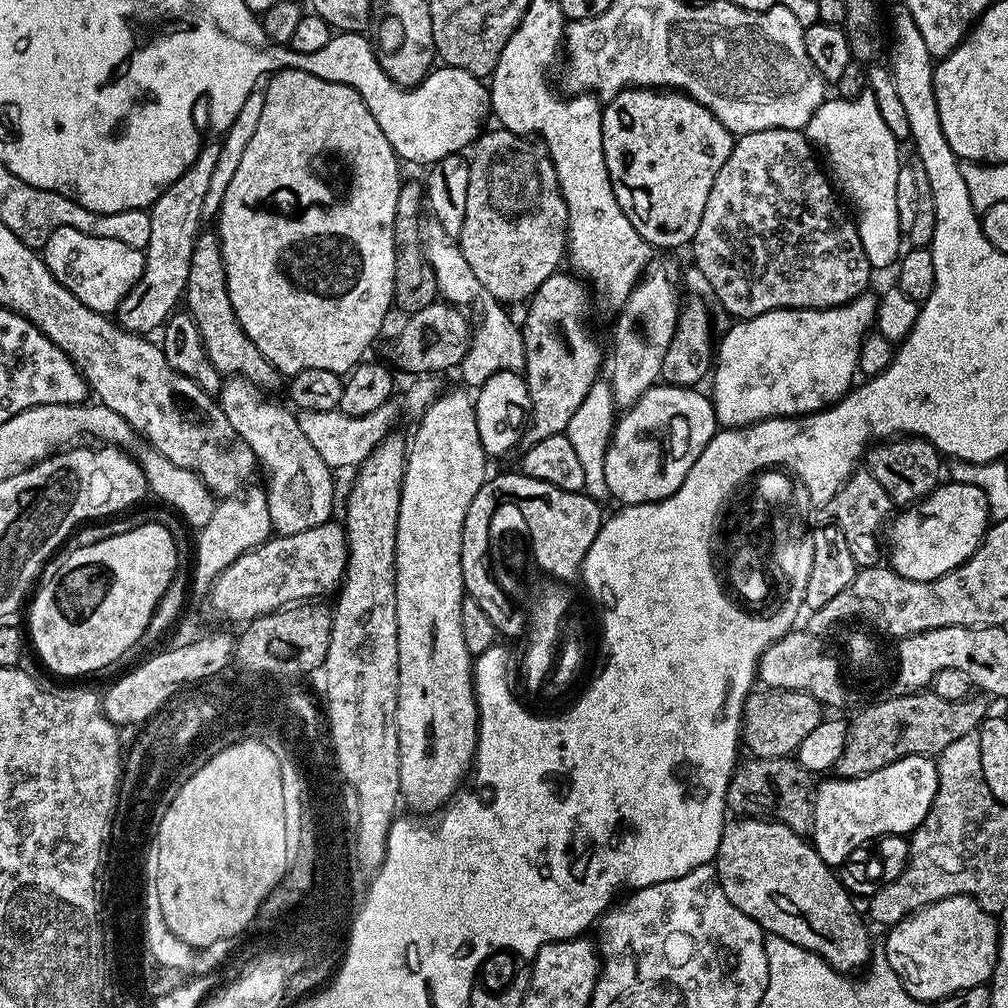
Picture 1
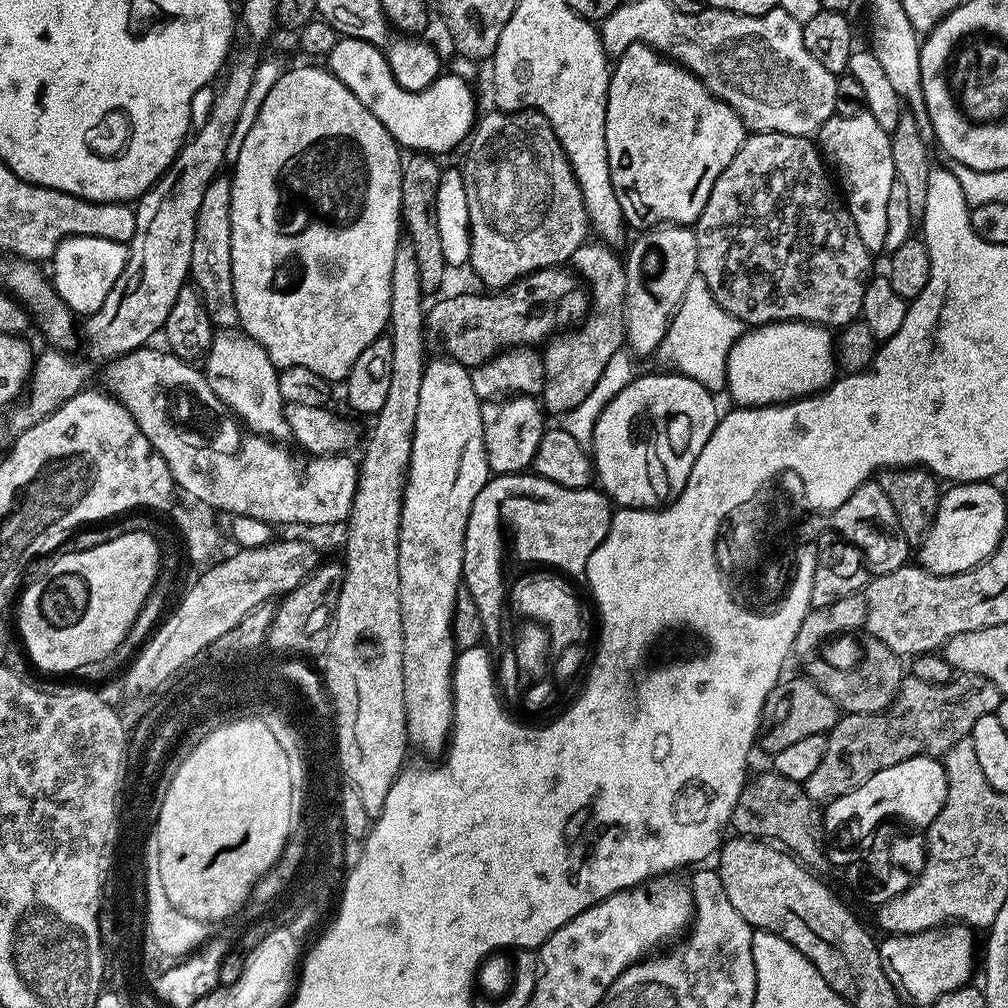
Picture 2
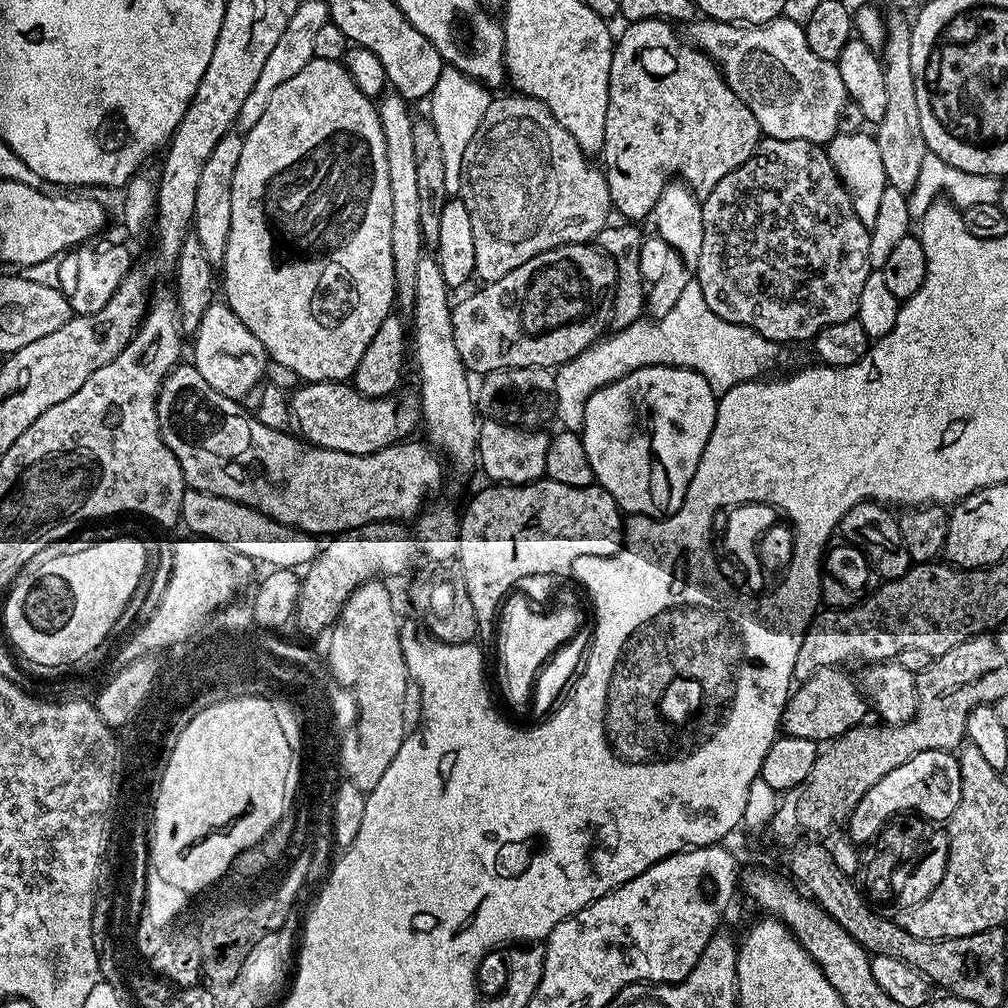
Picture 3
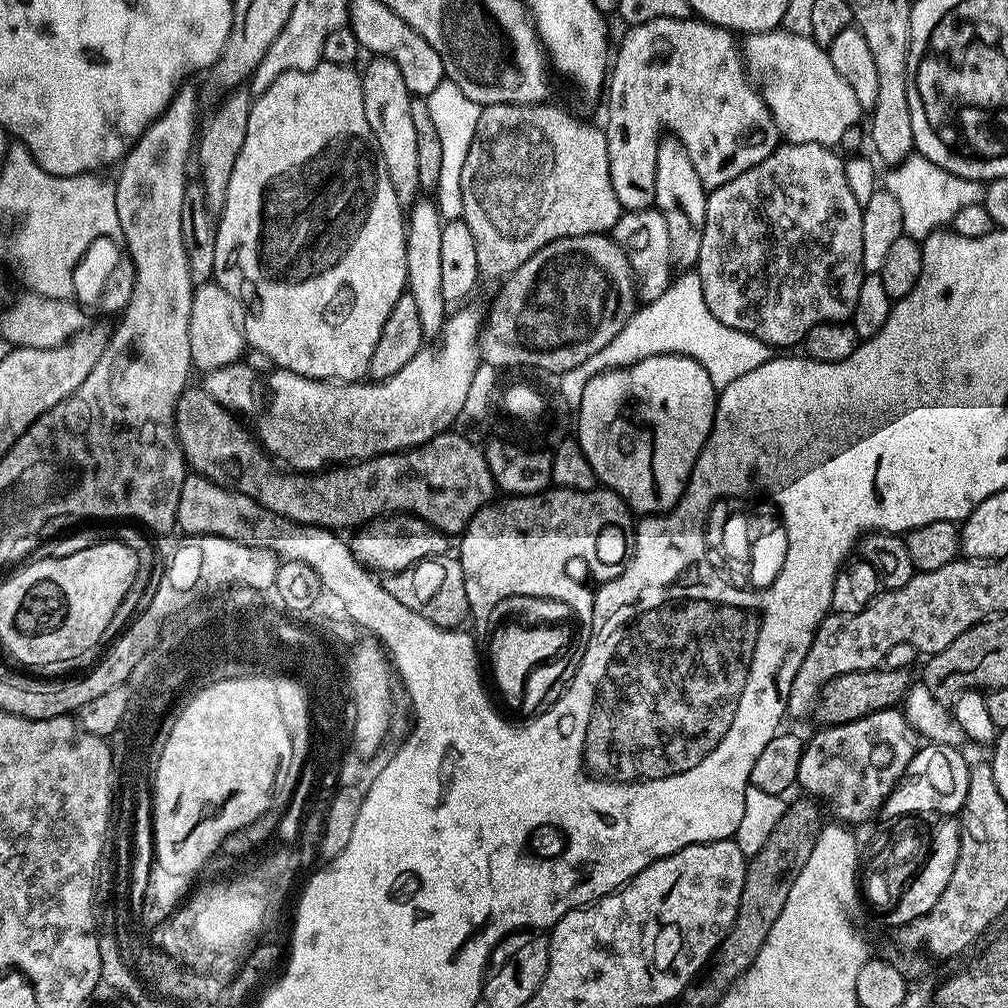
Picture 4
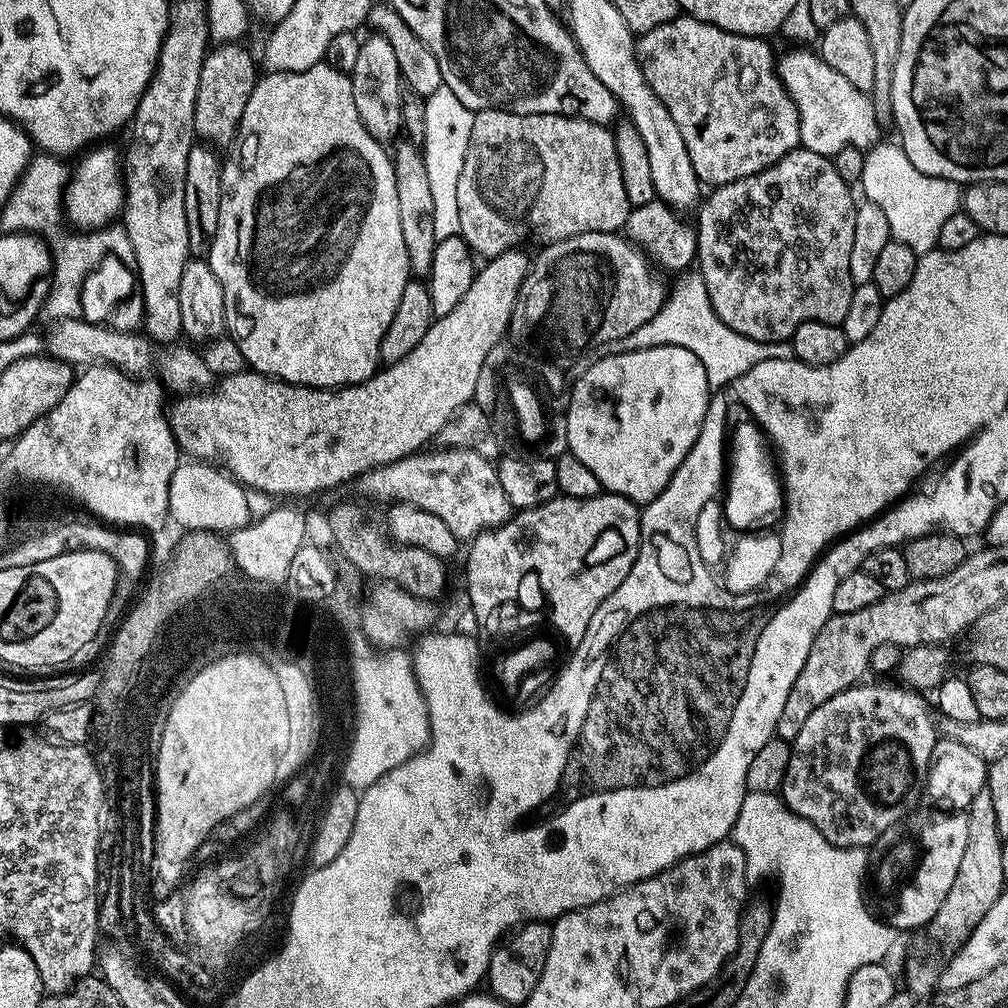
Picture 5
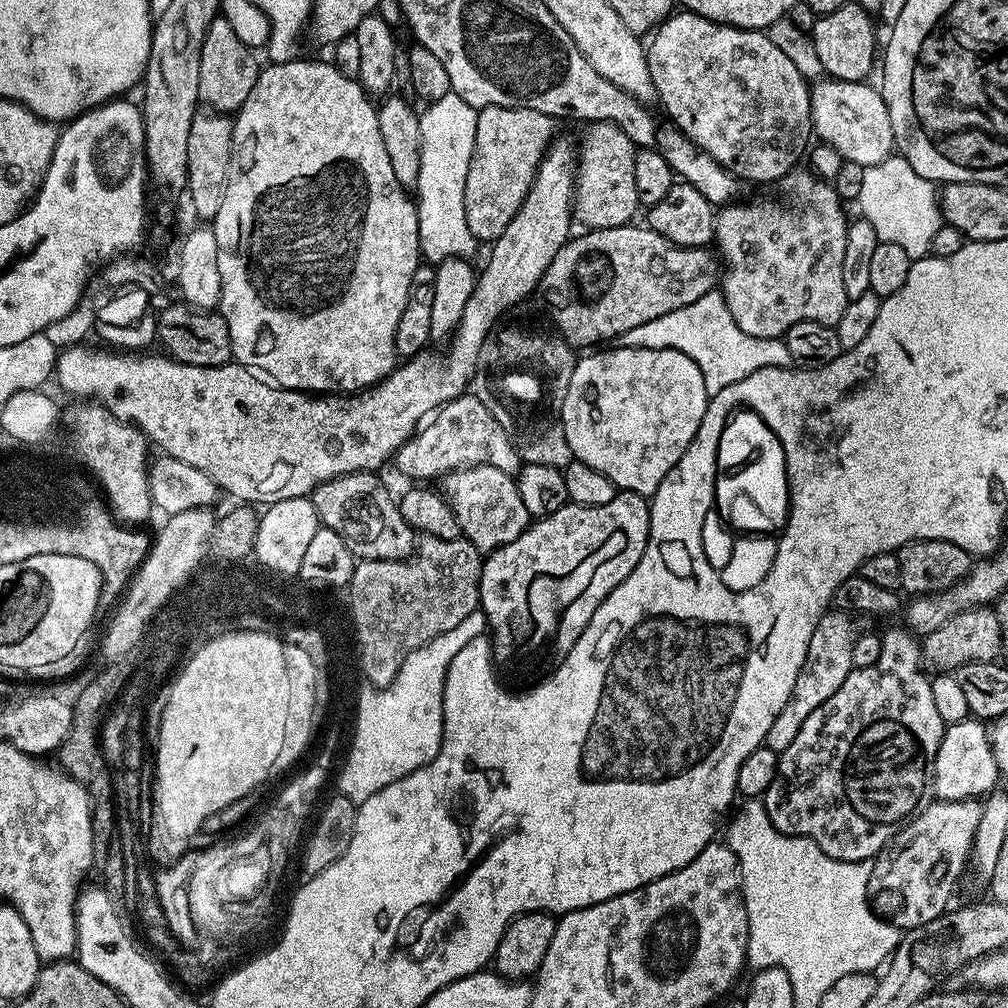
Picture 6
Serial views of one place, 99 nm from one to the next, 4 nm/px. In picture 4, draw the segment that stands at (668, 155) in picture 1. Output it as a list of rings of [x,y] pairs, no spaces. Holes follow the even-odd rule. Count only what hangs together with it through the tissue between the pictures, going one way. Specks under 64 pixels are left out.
[[[654,18],[650,22],[633,24],[627,29],[628,33],[620,40],[620,49],[615,49],[614,59],[610,64],[610,75],[606,81],[606,100],[608,96],[608,121],[602,124],[602,131],[606,138],[606,150],[610,158],[610,186],[614,186],[614,198],[618,198],[621,209],[633,212],[655,205],[656,195],[654,194],[654,174],[656,173],[656,159],[658,158],[658,146],[662,139],[662,133],[667,130],[677,140],[686,146],[686,154],[690,154],[690,162],[694,162],[694,170],[698,170],[698,178],[705,189],[711,190],[718,186],[726,186],[738,174],[746,174],[758,162],[762,162],[781,143],[782,137],[776,128],[774,118],[770,110],[764,104],[760,93],[752,87],[752,81],[748,79],[744,71],[744,58],[741,49],[738,47],[738,40],[733,33],[726,28],[718,28],[709,24],[707,20],[699,18]]]

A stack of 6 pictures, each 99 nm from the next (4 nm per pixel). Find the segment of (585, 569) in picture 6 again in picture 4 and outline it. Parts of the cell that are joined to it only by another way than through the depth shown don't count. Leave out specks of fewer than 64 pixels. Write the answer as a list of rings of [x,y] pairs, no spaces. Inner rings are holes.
[[[555,486],[549,487],[546,492],[539,492],[533,496],[508,496],[507,498],[500,498],[495,502],[488,504],[485,508],[481,508],[479,512],[474,514],[474,518],[468,524],[467,528],[464,529],[462,535],[459,537],[460,540],[460,552],[458,551],[458,559],[462,566],[462,574],[464,575],[464,581],[466,582],[466,598],[468,599],[468,606],[478,606],[478,598],[488,598],[492,596],[494,600],[494,594],[496,594],[496,566],[500,564],[502,566],[502,580],[506,582],[506,590],[500,590],[502,592],[508,592],[512,595],[512,590],[520,590],[524,586],[520,584],[530,584],[534,578],[526,578],[526,576],[532,576],[530,572],[536,570],[536,572],[558,572],[558,568],[569,567],[572,560],[585,560],[588,563],[588,568],[592,571],[592,576],[596,579],[596,582],[603,582],[606,580],[613,580],[618,574],[622,574],[622,570],[628,565],[628,559],[632,556],[632,550],[636,543],[636,529],[634,527],[634,516],[630,511],[627,504],[624,503],[624,499],[617,494],[617,492],[609,492],[607,488],[603,486],[597,486],[591,488],[588,492],[582,490],[570,490],[569,488],[558,488]]]

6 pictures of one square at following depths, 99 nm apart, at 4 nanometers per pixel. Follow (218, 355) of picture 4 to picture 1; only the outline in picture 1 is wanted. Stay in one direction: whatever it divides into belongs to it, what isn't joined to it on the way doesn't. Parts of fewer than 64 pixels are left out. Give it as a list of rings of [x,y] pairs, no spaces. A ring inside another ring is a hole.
[[[228,378],[221,385],[218,403],[234,432],[254,450],[256,461],[264,470],[273,531],[279,536],[289,536],[327,523],[333,517],[334,472],[307,441],[299,417],[287,405],[284,407],[265,396],[249,380]]]

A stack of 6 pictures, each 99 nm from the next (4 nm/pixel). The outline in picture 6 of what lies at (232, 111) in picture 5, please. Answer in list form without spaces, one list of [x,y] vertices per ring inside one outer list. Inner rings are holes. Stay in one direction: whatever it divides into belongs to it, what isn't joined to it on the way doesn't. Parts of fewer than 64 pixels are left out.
[[[223,18],[210,22],[210,30],[206,30],[206,39],[202,42],[202,63],[198,65],[199,103],[214,112],[239,112],[242,102],[250,98],[250,90],[254,90],[254,82],[260,77],[261,65],[256,64],[256,56],[257,53],[234,34],[230,22]]]

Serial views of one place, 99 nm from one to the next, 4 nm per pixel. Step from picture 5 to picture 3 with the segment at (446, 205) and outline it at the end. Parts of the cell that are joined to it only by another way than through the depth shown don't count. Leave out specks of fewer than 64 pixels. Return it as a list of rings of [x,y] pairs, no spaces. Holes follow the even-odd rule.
[[[446,66],[442,74],[438,74],[438,82],[430,97],[430,119],[438,130],[438,142],[442,142],[442,159],[446,161],[446,190],[450,194],[460,191],[466,146],[470,146],[470,138],[474,138],[480,119],[486,114],[493,98],[493,93],[485,85],[462,74],[462,70]]]

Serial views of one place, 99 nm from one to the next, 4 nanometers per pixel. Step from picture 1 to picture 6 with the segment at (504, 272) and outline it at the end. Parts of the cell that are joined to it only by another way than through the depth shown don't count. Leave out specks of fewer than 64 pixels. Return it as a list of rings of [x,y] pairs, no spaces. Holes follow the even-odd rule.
[[[490,106],[477,111],[474,150],[470,158],[470,170],[466,170],[466,190],[464,191],[466,226],[470,226],[470,234],[474,234],[477,242],[496,240],[502,234],[502,230],[506,230],[506,226],[510,226],[510,218],[514,218],[514,214],[518,214],[518,210],[534,182],[540,160],[544,157],[544,151],[554,139],[552,124],[554,124],[553,117],[529,108]],[[596,122],[578,144],[578,171],[574,193],[574,220],[585,229],[617,228],[633,223],[636,208],[641,207],[634,190],[634,158],[637,147],[618,126]]]

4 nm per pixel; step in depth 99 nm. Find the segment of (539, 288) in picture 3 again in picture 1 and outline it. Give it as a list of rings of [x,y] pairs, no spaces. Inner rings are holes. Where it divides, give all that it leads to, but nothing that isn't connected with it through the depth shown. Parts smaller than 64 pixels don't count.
[[[437,302],[426,306],[426,310],[418,310],[407,317],[404,329],[396,336],[392,344],[392,356],[396,359],[397,369],[405,368],[408,372],[424,372],[420,374],[436,374],[432,372],[448,372],[459,369],[462,358],[472,338],[470,320],[455,304]]]

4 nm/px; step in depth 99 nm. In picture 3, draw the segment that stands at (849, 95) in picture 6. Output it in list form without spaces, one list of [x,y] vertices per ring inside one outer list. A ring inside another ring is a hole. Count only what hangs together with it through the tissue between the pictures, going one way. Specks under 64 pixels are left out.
[[[697,18],[687,28],[687,39],[716,63],[730,90],[734,90],[734,94],[746,102],[750,114],[754,114],[765,137],[773,140],[805,140],[824,146],[836,135],[838,114],[848,100],[848,91],[846,86],[842,86],[842,74],[838,74],[835,63],[818,58],[818,54],[810,50],[802,24],[785,18],[765,24],[730,24],[726,20]]]

